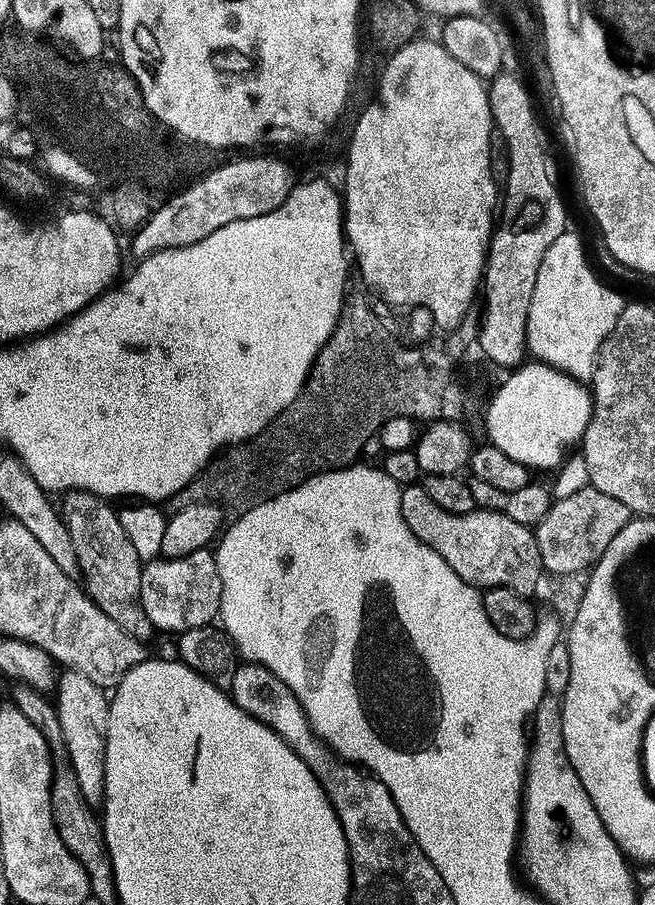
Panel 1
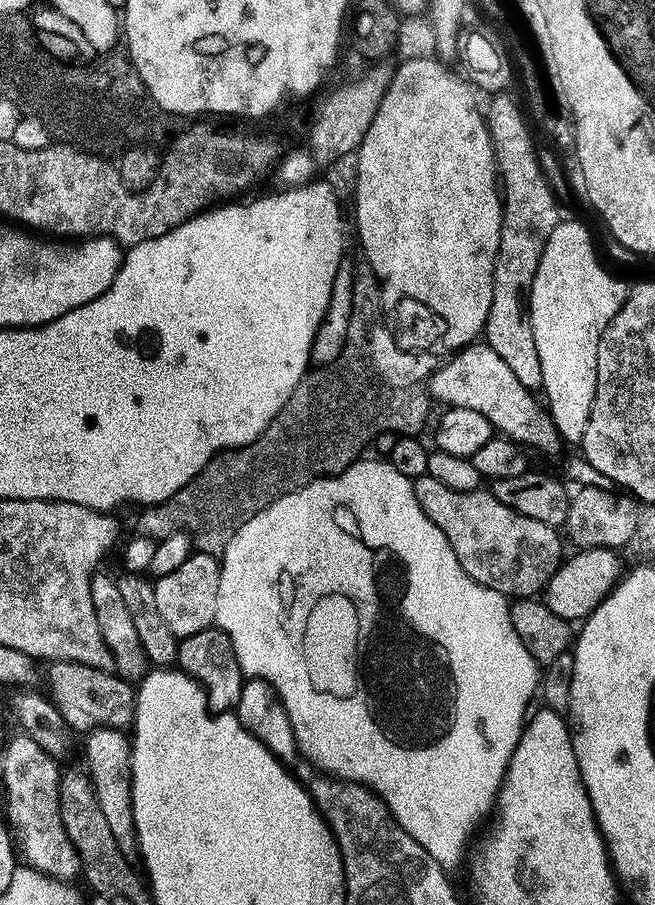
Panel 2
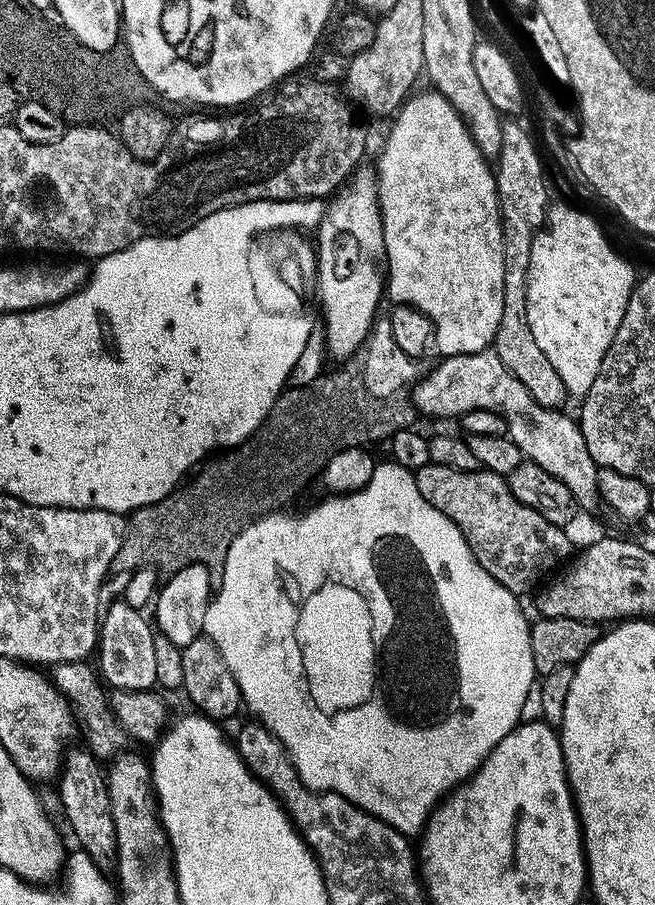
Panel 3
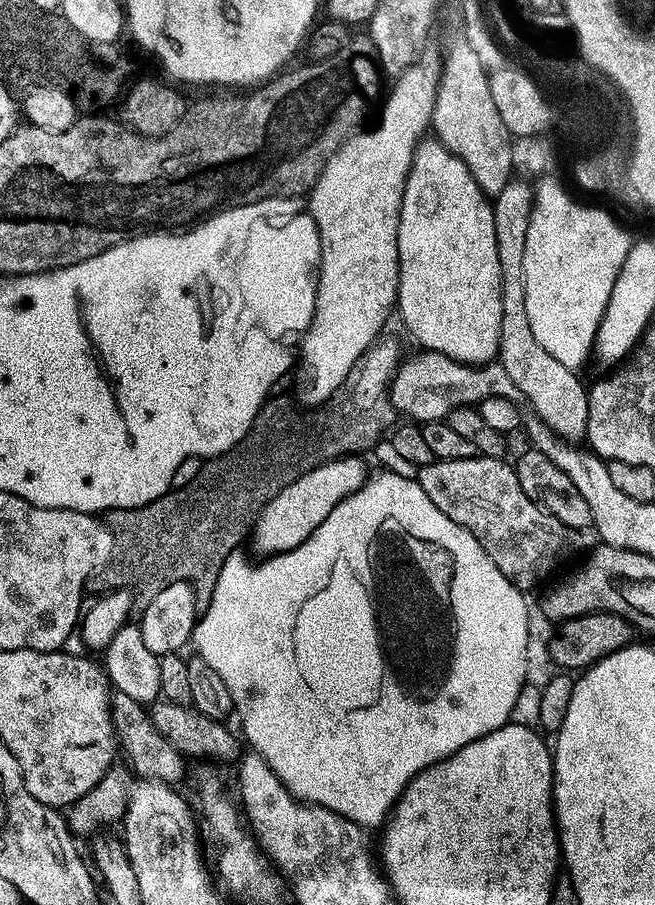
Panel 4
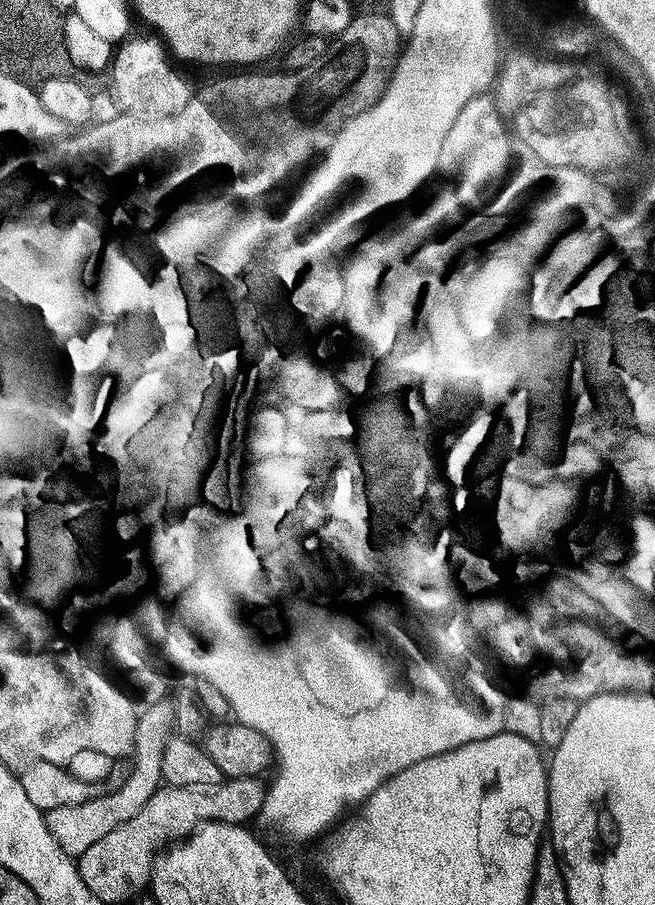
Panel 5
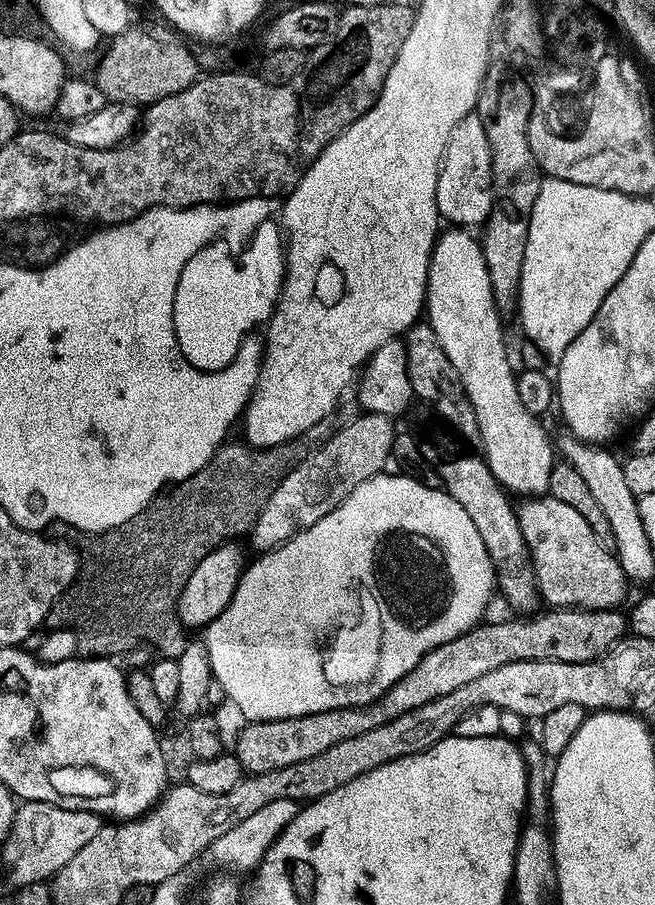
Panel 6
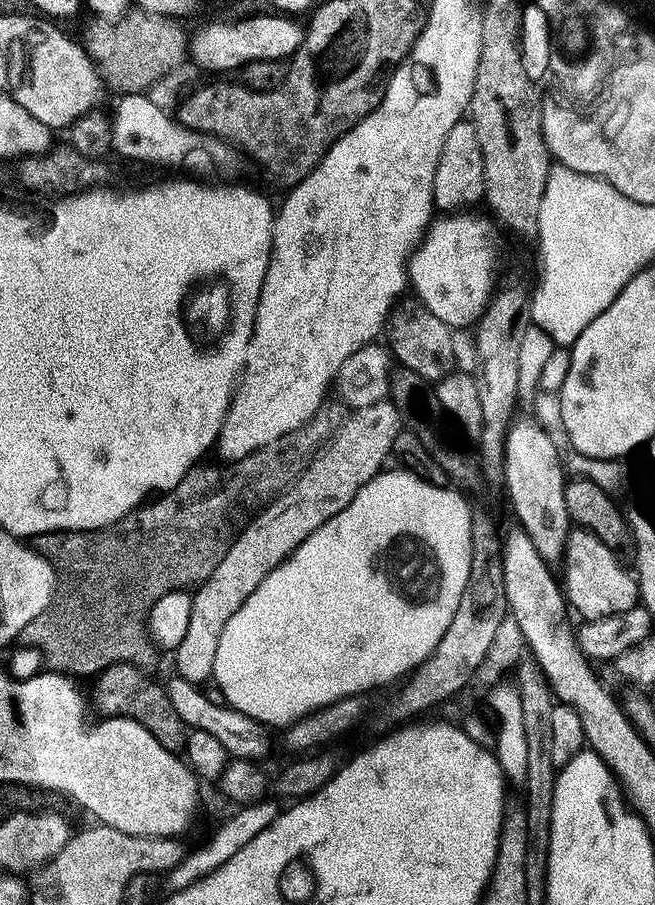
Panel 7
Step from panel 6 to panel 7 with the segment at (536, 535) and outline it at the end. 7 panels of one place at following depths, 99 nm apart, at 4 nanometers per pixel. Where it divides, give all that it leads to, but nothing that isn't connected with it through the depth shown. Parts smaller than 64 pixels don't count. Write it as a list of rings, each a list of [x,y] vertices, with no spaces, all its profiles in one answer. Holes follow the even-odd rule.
[[[576,526],[568,533],[568,541],[564,544],[562,565],[562,587],[565,597],[573,609],[584,615],[585,621],[606,618],[610,614],[621,613],[637,607],[639,588],[635,575],[620,564],[617,553],[608,547],[585,528]]]

